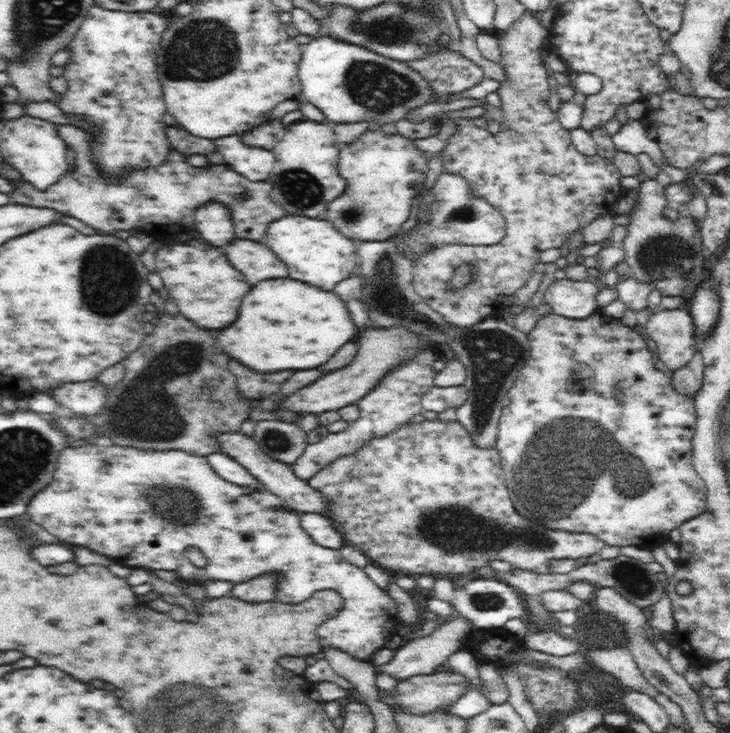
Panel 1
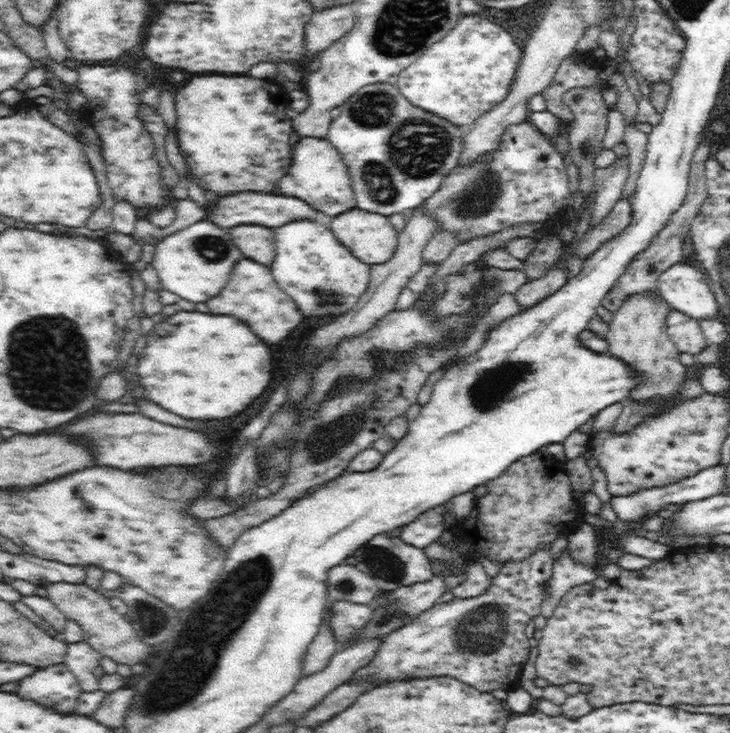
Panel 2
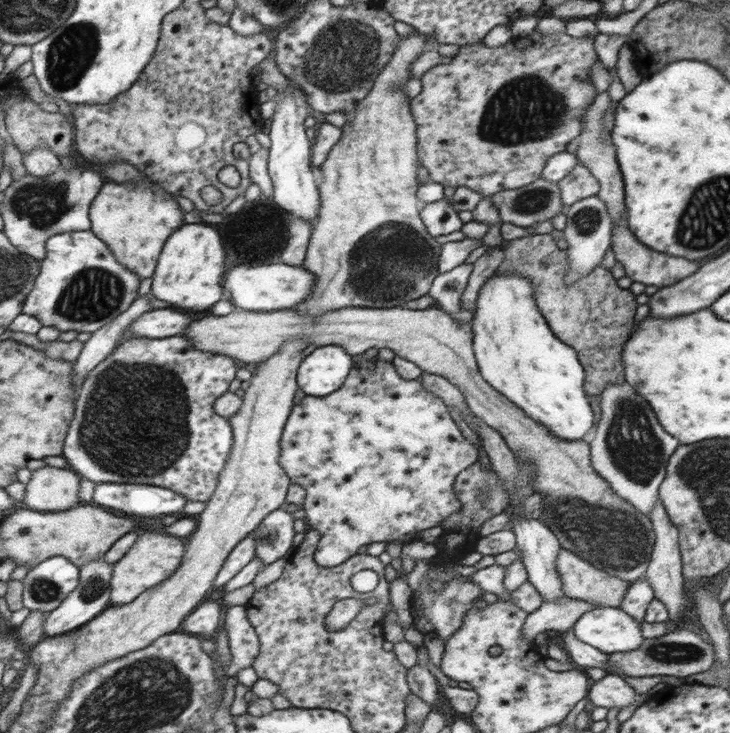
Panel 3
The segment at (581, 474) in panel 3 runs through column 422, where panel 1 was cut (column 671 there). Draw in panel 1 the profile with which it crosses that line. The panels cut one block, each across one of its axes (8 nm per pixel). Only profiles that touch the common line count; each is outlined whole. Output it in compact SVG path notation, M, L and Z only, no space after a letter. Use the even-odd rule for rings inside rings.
M662 296L660 309L655 310L645 324L645 334L656 344L656 356L670 371L679 370L693 360L699 351L693 317L686 308L687 299L681 296Z

